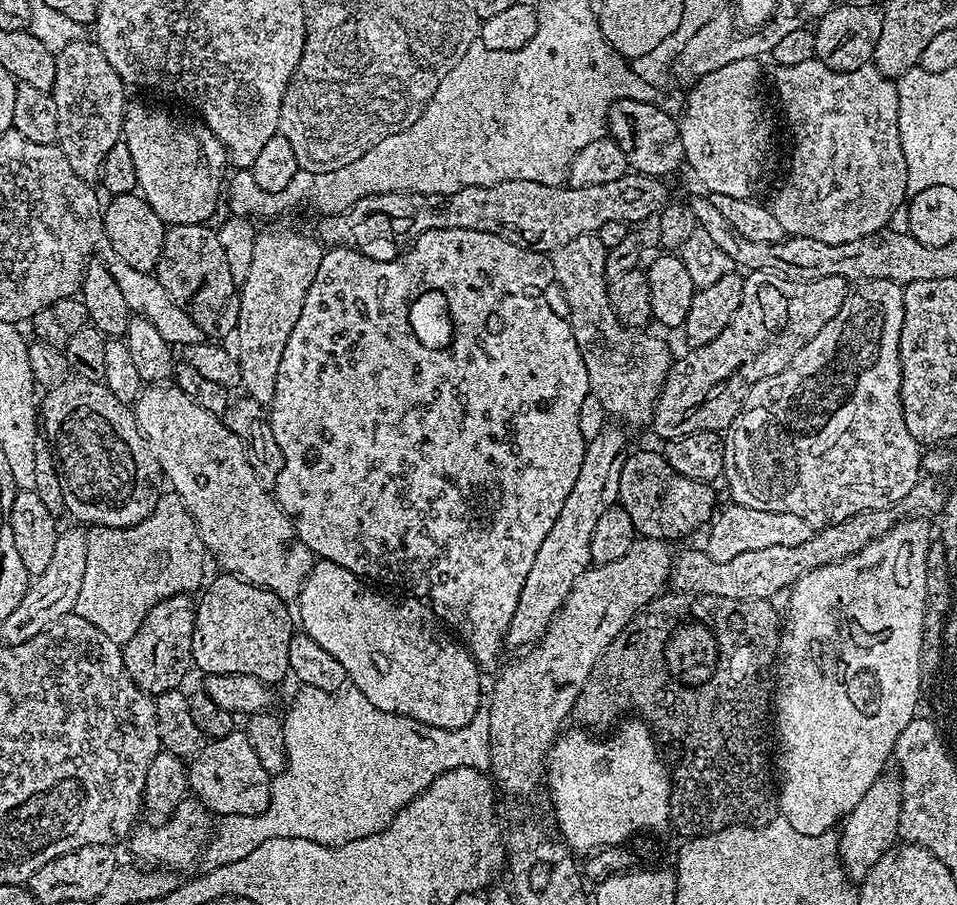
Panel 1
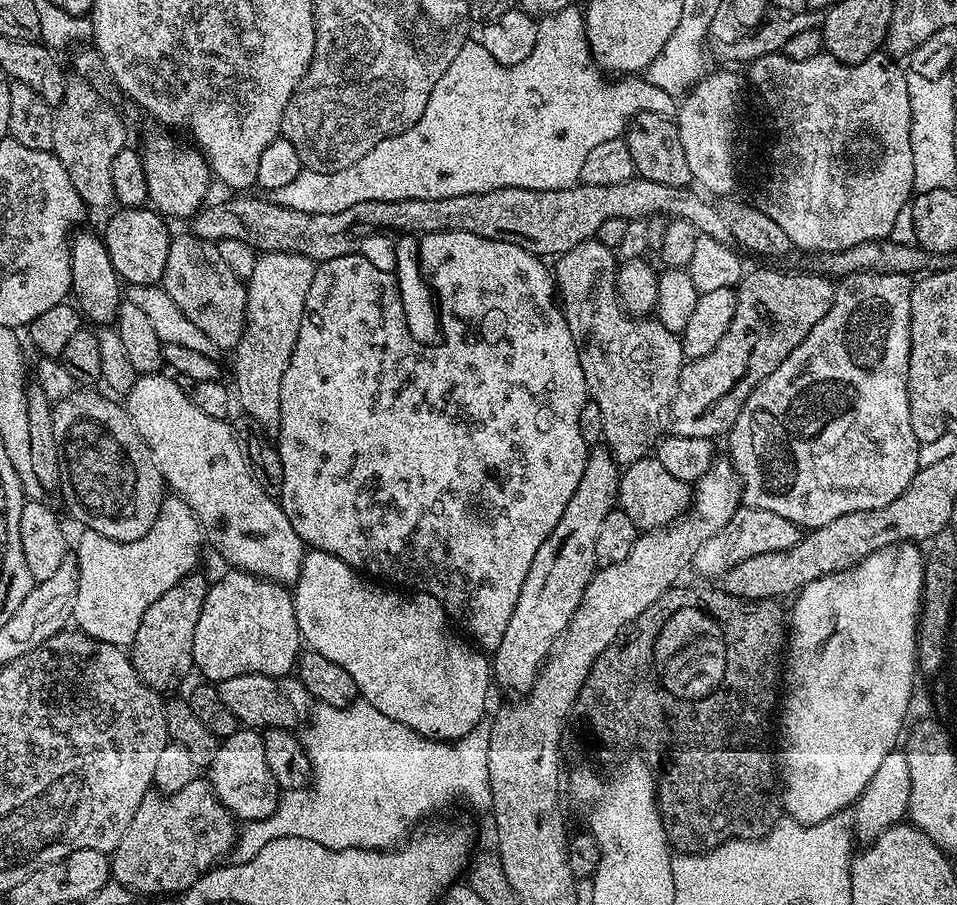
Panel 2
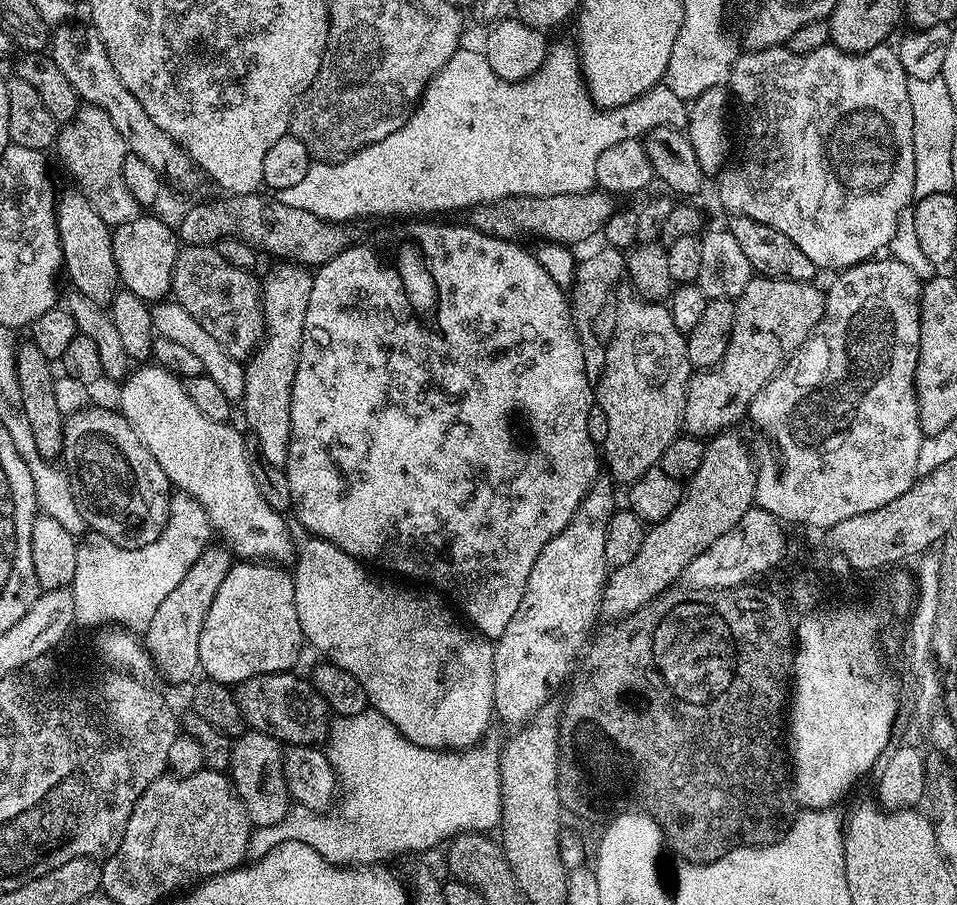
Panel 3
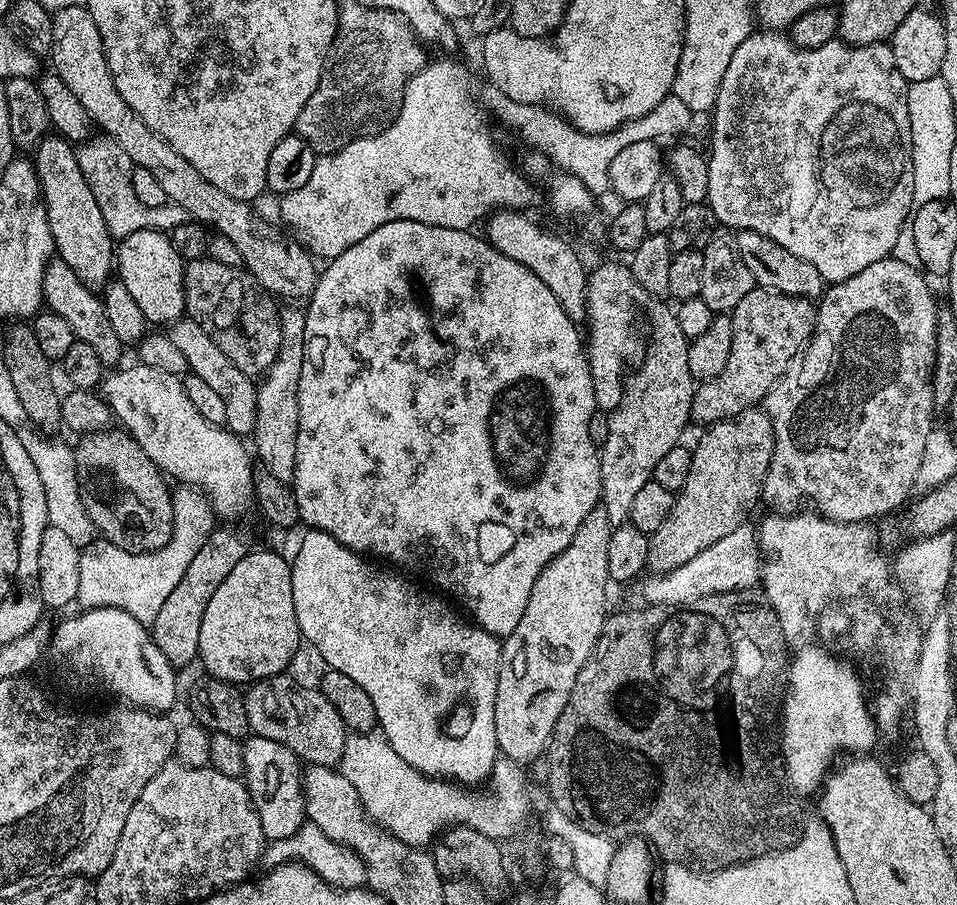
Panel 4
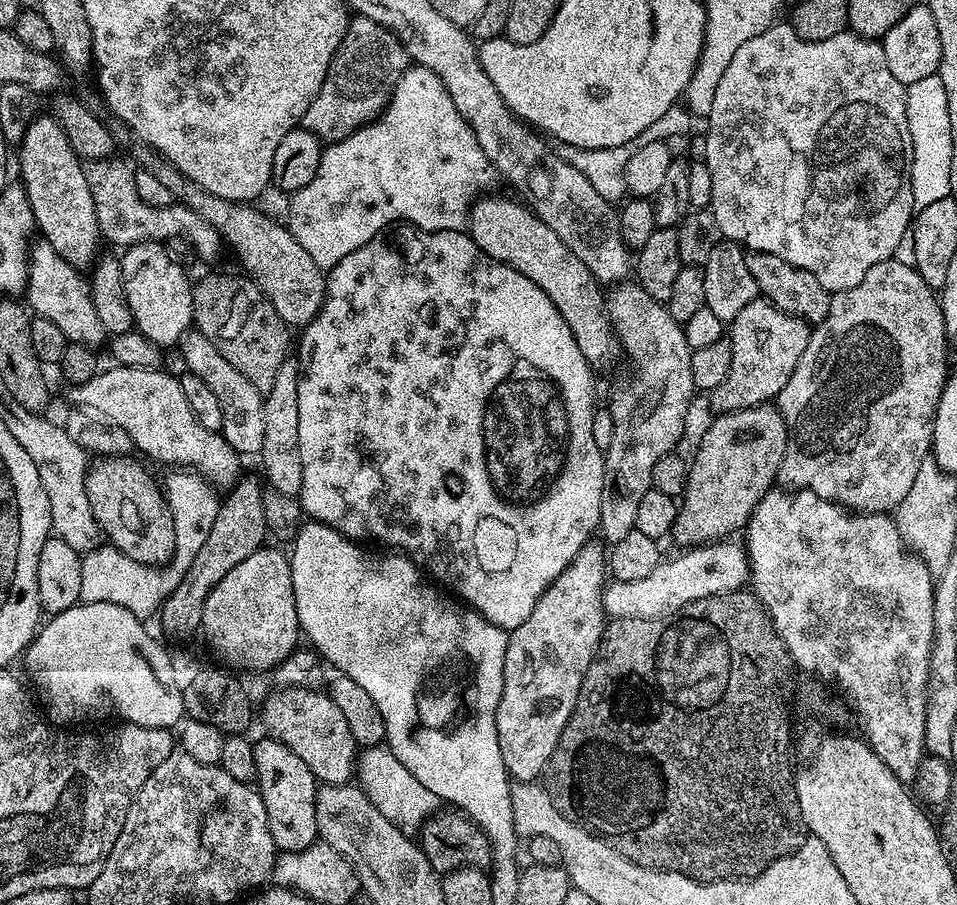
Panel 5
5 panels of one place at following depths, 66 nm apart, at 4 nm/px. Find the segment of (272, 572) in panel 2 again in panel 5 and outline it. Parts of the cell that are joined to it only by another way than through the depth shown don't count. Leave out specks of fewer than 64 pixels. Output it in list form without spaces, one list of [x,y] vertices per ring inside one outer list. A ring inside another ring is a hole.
[[[111,366],[105,370],[97,371],[90,382],[75,385],[71,389],[72,401],[76,406],[90,406],[94,410],[102,410],[110,422],[118,422],[126,434],[130,434],[135,451],[145,452],[152,460],[161,460],[168,466],[187,466],[195,470],[208,481],[209,484],[220,490],[227,490],[240,479],[242,469],[242,457],[234,451],[230,442],[224,440],[220,432],[211,432],[194,418],[194,410],[190,410],[190,402],[186,402],[186,394],[182,394],[182,386],[179,379],[160,368],[125,368],[123,366]]]

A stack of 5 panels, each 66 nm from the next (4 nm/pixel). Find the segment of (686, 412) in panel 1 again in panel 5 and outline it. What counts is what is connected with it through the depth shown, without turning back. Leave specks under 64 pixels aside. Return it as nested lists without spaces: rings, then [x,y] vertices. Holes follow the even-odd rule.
[[[757,298],[744,306],[730,322],[730,374],[726,374],[726,380],[710,393],[713,413],[733,412],[775,401],[786,382],[790,382],[790,374],[794,374],[802,350],[806,350],[809,335],[808,321],[786,314],[768,300]]]

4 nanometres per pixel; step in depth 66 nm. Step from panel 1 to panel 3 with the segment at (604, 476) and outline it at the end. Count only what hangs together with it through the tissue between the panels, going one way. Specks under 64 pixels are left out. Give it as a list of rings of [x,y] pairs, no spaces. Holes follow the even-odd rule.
[[[596,478],[592,488],[582,498],[578,510],[570,522],[542,550],[540,560],[534,562],[530,578],[526,578],[526,590],[522,602],[518,602],[518,611],[494,644],[494,712],[508,730],[516,730],[527,725],[542,710],[544,704],[553,699],[552,688],[556,688],[569,676],[574,668],[572,656],[579,657],[585,647],[588,636],[588,624],[598,620],[600,598],[604,592],[606,573],[606,526],[617,511],[616,496],[612,493],[614,484],[608,478]]]

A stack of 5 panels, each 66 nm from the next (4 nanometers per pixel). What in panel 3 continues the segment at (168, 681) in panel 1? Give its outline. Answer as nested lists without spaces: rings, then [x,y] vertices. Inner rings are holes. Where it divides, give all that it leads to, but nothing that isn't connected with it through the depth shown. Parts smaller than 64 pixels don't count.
[[[220,542],[209,543],[202,554],[198,554],[194,566],[186,570],[186,578],[182,578],[182,582],[178,582],[178,586],[162,598],[162,606],[154,610],[150,626],[142,633],[142,643],[148,649],[153,669],[161,672],[166,679],[180,684],[183,680],[191,681],[197,675],[200,666],[198,638],[202,638],[202,622],[206,622],[210,602],[214,602],[214,594],[218,594],[218,586],[222,586],[222,578],[226,578],[233,563],[232,551],[227,546]]]

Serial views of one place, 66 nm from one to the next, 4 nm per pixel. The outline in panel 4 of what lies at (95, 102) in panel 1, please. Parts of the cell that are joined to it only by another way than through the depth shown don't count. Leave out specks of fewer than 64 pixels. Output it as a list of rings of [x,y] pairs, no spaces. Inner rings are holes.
[[[93,135],[76,148],[78,170],[82,170],[82,178],[86,178],[86,186],[90,186],[90,194],[94,194],[94,202],[98,202],[98,211],[106,221],[106,230],[114,238],[123,238],[134,234],[134,230],[146,230],[157,227],[157,209],[142,206],[134,194],[132,185],[133,163],[130,154],[118,146],[109,136]]]

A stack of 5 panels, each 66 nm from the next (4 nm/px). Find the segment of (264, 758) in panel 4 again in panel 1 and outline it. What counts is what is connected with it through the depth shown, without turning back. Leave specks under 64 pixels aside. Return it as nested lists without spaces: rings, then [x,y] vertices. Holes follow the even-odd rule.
[[[233,730],[220,740],[212,740],[207,747],[192,756],[188,764],[191,795],[215,815],[217,812],[220,818],[228,815],[260,815],[271,800],[273,777],[273,773],[262,766],[244,730]]]

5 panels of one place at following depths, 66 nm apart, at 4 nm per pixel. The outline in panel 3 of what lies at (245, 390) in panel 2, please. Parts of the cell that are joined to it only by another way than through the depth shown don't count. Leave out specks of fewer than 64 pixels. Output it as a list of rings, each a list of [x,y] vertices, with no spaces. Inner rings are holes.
[[[296,262],[281,263],[281,268],[276,268],[268,277],[262,280],[262,299],[264,301],[264,339],[259,348],[248,357],[244,364],[244,398],[242,407],[244,407],[244,420],[248,423],[247,431],[256,435],[256,444],[260,447],[260,452],[264,455],[264,464],[273,468],[283,469],[288,462],[288,447],[290,446],[290,394],[294,386],[294,374],[298,366],[298,358],[300,357],[300,347],[302,346],[302,338],[304,337],[304,327],[306,326],[306,306],[310,306],[310,290],[312,289],[313,273],[307,267],[301,266]]]

